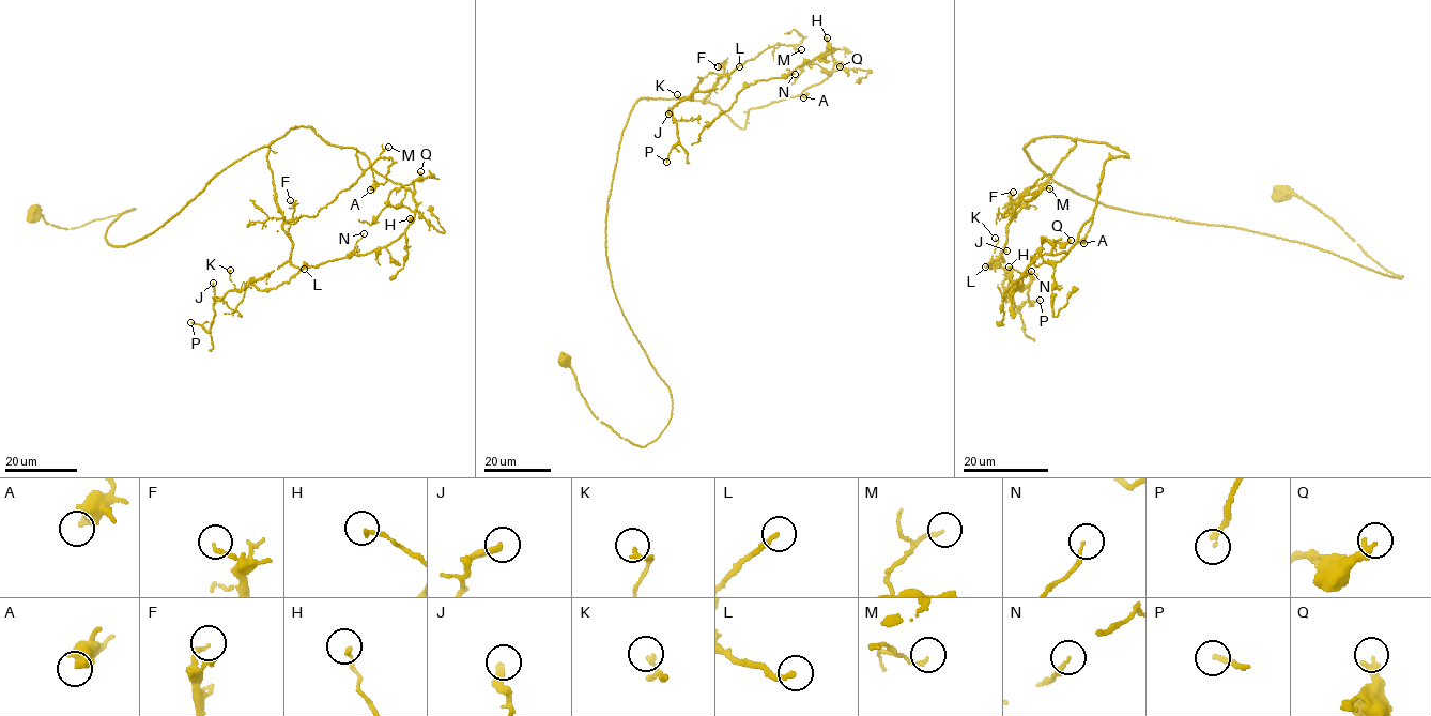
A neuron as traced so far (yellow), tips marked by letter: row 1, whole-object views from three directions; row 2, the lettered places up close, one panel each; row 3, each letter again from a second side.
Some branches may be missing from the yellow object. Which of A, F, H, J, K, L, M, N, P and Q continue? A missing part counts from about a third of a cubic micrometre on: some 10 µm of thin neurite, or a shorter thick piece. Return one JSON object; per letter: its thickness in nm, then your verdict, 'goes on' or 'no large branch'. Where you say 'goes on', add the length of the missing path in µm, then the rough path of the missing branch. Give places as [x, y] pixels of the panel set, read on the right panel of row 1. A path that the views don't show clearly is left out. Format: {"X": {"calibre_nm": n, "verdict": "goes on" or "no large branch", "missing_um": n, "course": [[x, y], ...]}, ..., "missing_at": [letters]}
{"A": {"calibre_nm": 440, "verdict": "no large branch"}, "F": {"calibre_nm": 150, "verdict": "no large branch"}, "H": {"calibre_nm": 170, "verdict": "no large branch"}, "J": {"calibre_nm": 320, "verdict": "no large branch"}, "K": {"calibre_nm": 170, "verdict": "no large branch"}, "L": {"calibre_nm": 240, "verdict": "goes on", "missing_um": 20}, "M": {"calibre_nm": 130, "verdict": "no large branch"}, "N": {"calibre_nm": 140, "verdict": "no large branch"}, "P": {"calibre_nm": 190, "verdict": "no large branch"}, "Q": {"calibre_nm": 320, "verdict": "no large branch"}, "missing_at": ["L"]}

